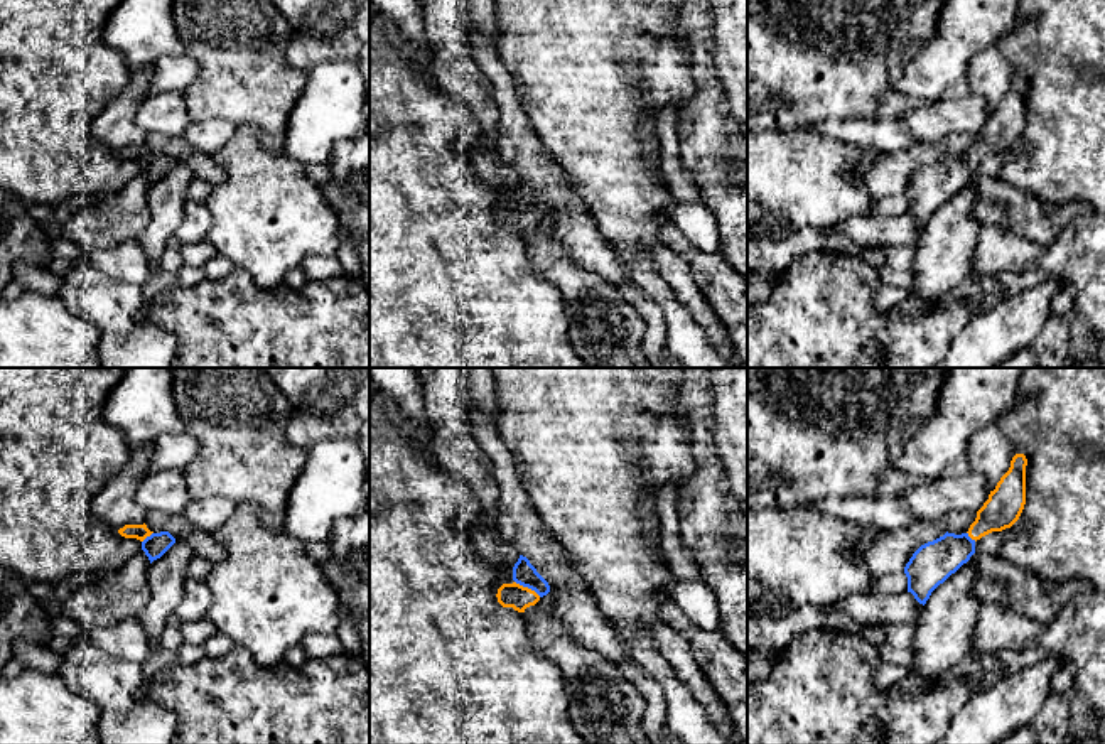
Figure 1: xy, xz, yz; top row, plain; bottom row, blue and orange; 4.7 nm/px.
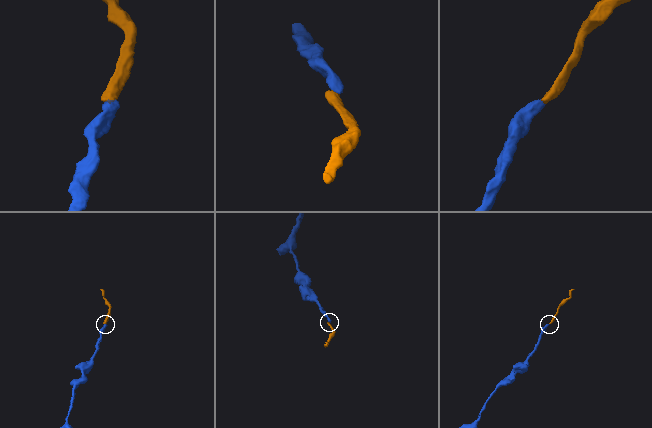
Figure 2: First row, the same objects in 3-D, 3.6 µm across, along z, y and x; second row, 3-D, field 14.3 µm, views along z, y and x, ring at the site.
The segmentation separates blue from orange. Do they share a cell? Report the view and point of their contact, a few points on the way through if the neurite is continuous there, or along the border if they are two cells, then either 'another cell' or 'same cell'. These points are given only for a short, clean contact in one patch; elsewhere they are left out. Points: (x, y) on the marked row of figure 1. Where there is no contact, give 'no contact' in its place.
meets blue in xz at (528, 587); runs through xz (525, 574), (528, 587), (515, 596); same cell

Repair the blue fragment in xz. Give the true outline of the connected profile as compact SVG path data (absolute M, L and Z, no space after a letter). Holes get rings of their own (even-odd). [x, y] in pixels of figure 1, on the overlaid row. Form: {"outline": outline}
{"outline": "M523 555L513 567L513 580L513 584L503 584L496 597L503 607L513 607L518 612L525 612L526 607L535 606L550 592L548 582Z"}

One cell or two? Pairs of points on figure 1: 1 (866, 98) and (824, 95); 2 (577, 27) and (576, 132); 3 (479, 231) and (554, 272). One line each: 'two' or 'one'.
1: one
2: one
3: two

